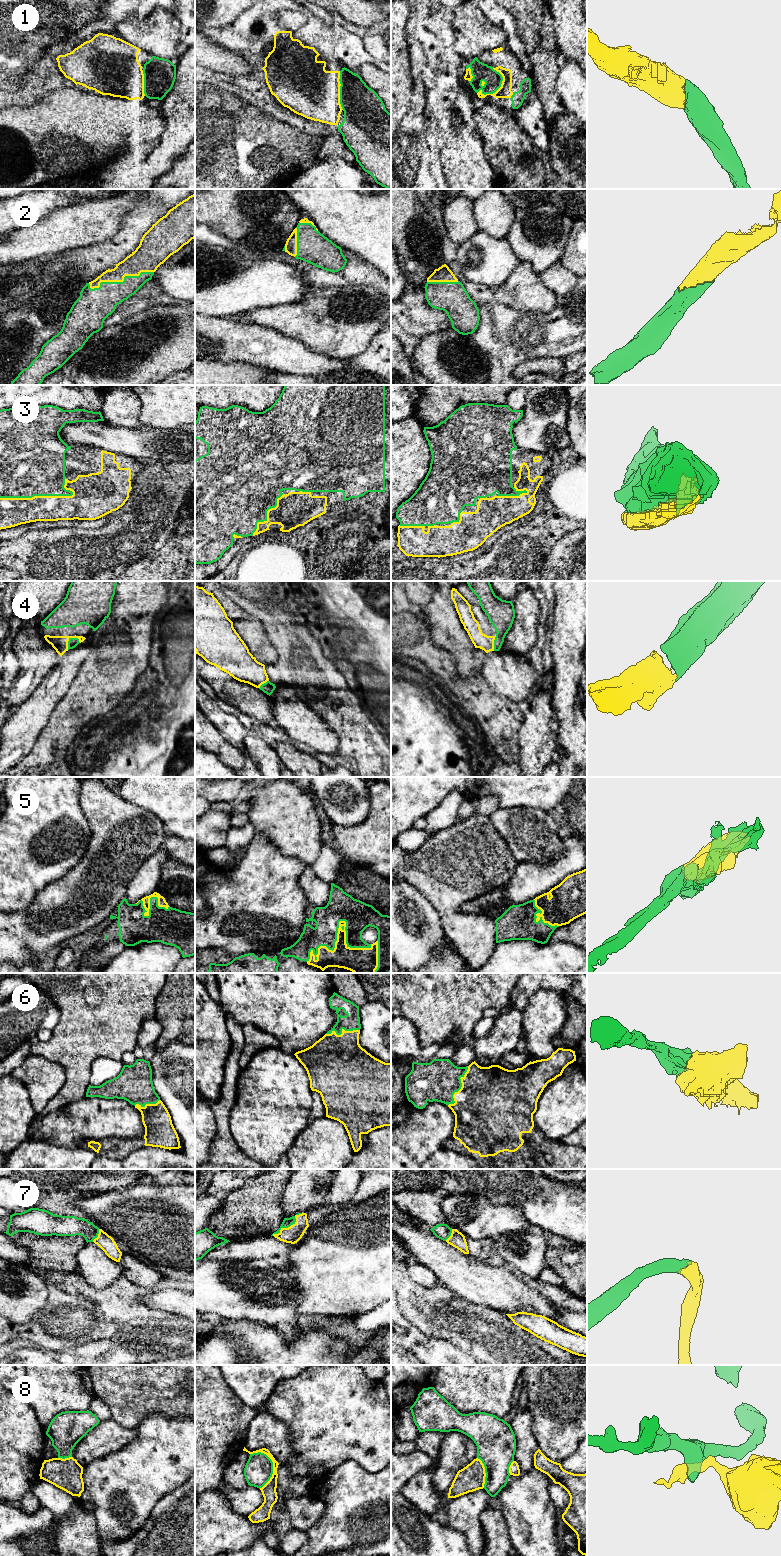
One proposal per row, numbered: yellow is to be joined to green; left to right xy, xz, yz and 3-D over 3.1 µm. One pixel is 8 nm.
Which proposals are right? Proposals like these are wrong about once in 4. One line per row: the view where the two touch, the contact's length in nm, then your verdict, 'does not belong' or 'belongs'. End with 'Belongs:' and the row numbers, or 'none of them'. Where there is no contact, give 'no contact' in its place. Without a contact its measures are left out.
1: contact in yz; length 260 nm; belongs
2: contact in xy; length 550 nm; belongs
3: contact in xy; length 600 nm; belongs
4: contact in xy; length 130 nm; belongs
5: contact in xz; length 550 nm; belongs
6: contact in yz; length 360 nm; belongs
7: contact in xz; length 300 nm; belongs
8: contact in xz; length 300 nm; does not belong
Belongs: 1, 2, 3, 4, 5, 6, 7

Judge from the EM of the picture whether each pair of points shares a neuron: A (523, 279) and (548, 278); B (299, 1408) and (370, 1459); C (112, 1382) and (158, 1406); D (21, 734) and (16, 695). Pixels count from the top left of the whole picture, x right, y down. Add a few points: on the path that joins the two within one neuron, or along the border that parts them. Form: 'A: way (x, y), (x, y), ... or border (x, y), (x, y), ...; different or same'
A: border (538, 274), (541, 282), (556, 295); different
B: way (317, 1408), (352, 1441); same
C: way (123, 1382), (134, 1382), (147, 1395); same
D: border (35, 690), (13, 709); different

